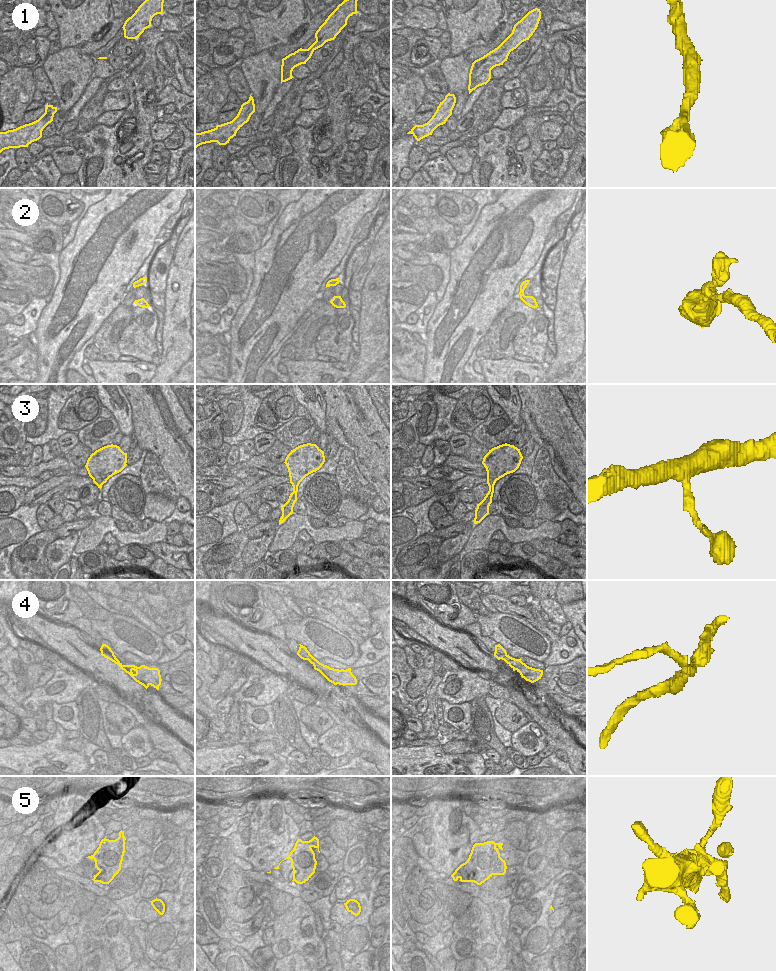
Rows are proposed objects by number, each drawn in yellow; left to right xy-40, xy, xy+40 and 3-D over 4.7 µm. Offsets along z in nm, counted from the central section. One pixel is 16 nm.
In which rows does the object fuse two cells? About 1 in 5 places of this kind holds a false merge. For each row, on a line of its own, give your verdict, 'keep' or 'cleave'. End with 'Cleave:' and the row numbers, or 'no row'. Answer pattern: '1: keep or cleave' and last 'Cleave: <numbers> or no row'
1: keep
2: keep
3: keep
4: keep
5: keep
Cleave: no row

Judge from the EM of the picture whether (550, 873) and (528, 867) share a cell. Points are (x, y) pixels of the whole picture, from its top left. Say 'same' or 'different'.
same

